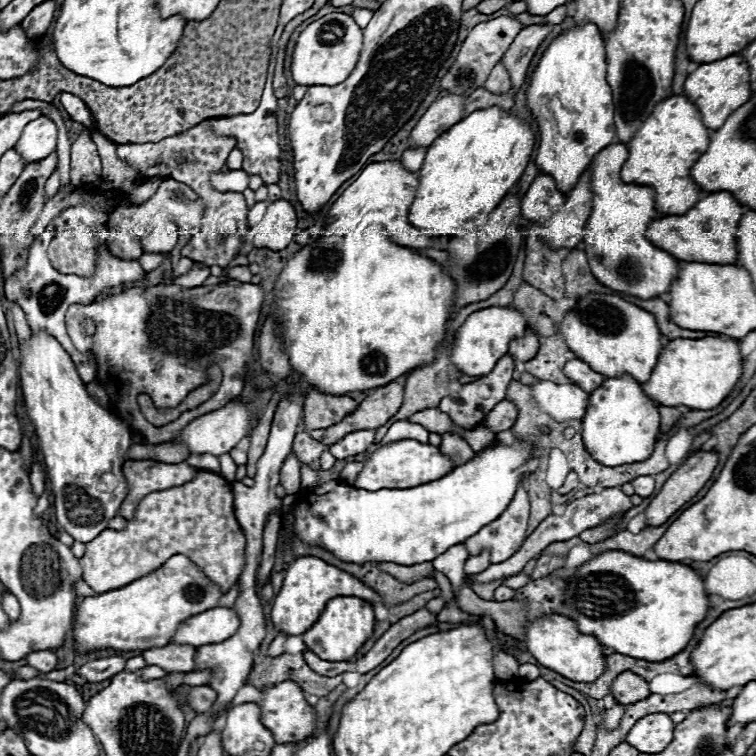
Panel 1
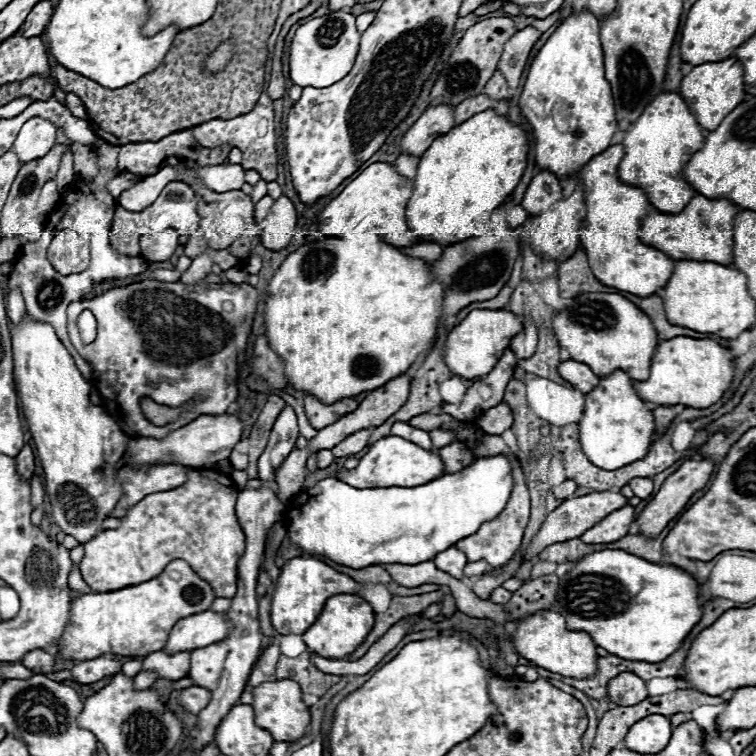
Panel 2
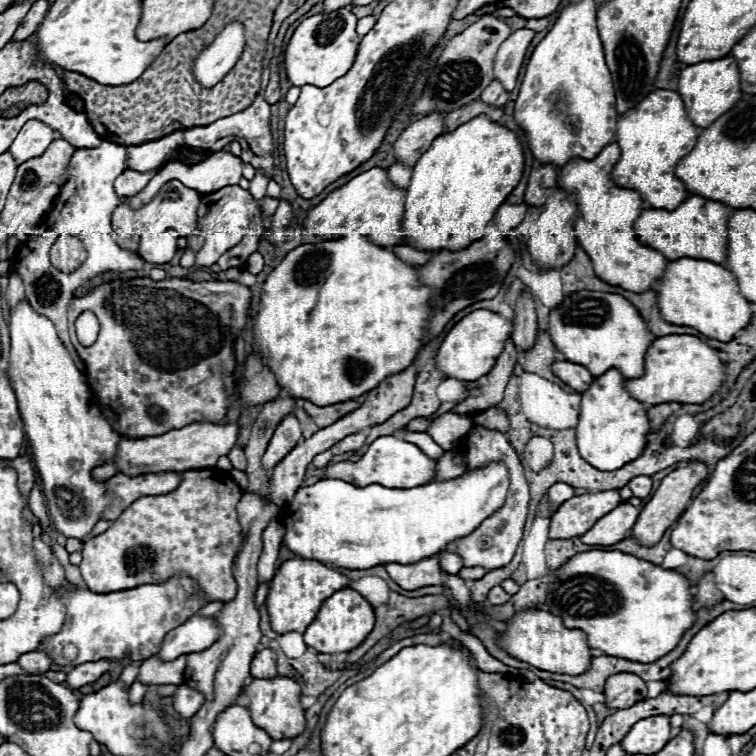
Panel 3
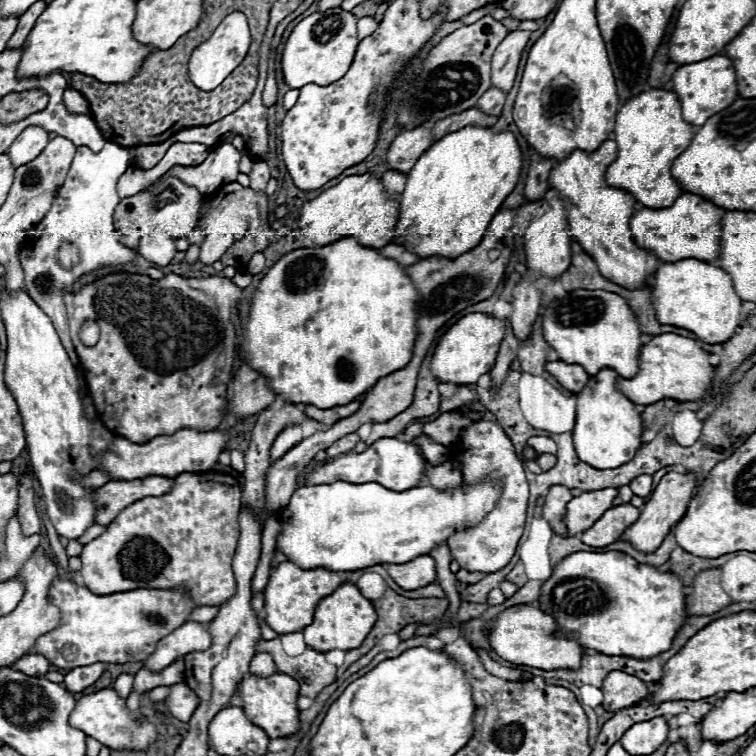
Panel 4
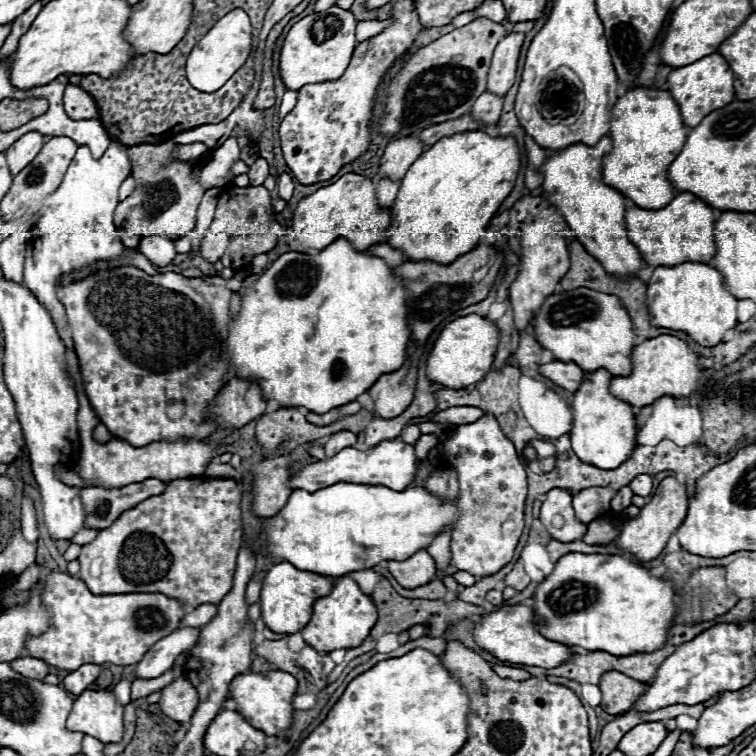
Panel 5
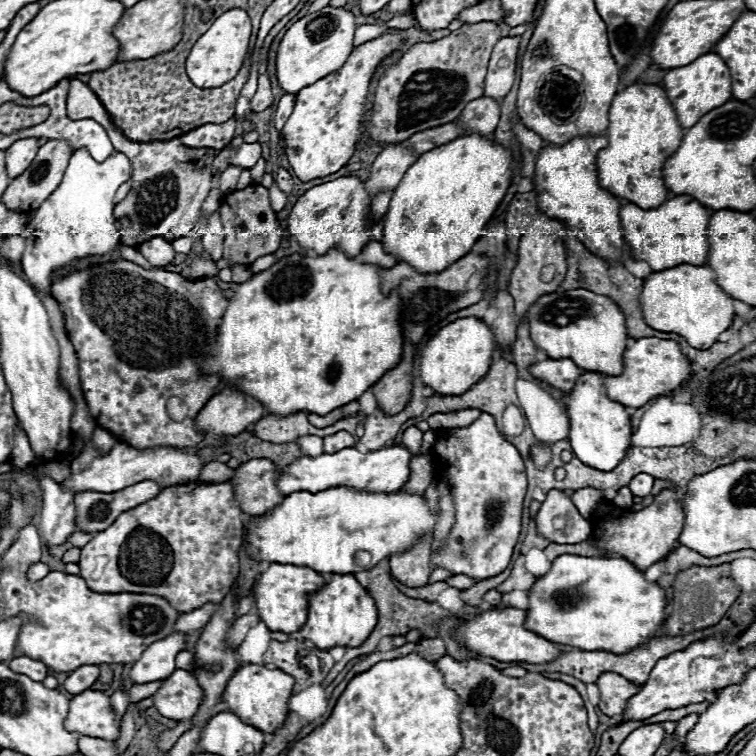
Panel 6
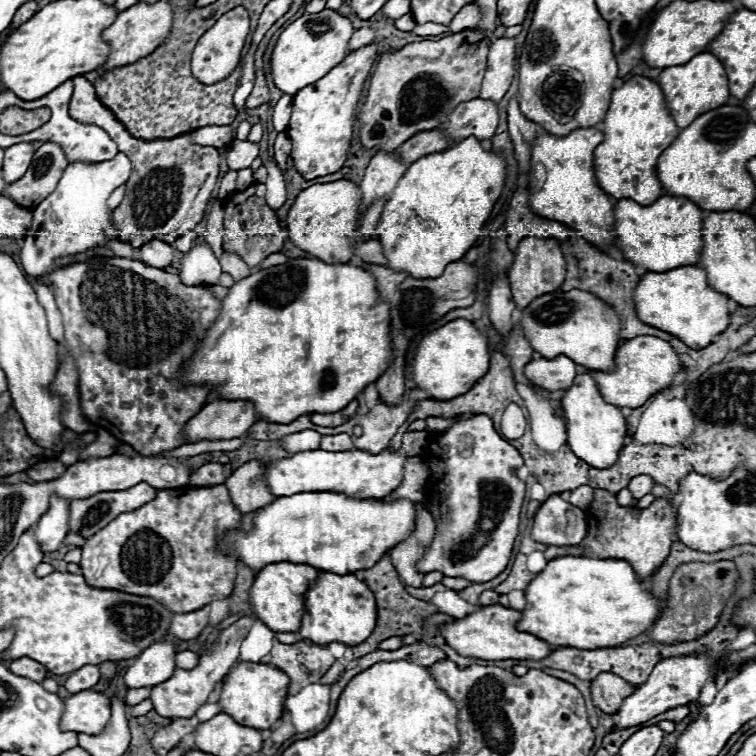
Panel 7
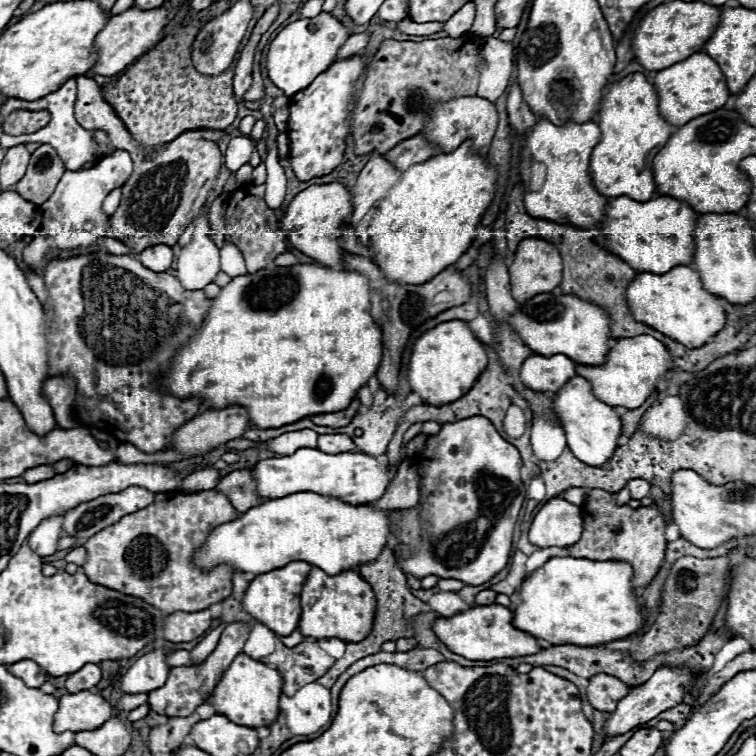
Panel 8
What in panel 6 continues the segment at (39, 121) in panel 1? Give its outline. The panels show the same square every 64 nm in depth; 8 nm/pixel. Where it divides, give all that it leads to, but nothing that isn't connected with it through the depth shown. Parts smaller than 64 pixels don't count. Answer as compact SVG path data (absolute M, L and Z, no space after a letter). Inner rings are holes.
M24 138L14 142L8 150L6 150L6 170L8 170L8 178L14 180L18 178L34 160L36 152L38 152L38 138Z

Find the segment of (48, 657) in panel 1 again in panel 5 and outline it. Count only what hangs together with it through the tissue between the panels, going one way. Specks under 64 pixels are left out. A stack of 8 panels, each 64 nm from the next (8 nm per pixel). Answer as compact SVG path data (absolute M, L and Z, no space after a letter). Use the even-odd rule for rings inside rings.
M24 656L24 658L16 658L10 662L10 666L14 670L18 670L20 674L26 674L26 678L38 678L44 680L44 676L48 674L48 664L40 658L32 658L32 656Z

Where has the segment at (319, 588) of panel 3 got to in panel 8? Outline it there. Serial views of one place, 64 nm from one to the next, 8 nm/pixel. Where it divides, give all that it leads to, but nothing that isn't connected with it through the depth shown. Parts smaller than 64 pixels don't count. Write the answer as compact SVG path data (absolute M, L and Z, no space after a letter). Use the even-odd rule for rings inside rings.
M290 562L282 568L274 568L270 572L264 572L264 574L258 574L246 594L244 594L244 610L254 616L258 622L266 624L272 632L276 632L278 636L288 636L292 634L296 628L298 628L298 622L300 622L300 602L292 602L296 596L300 596L302 592L302 586L310 574L310 564L308 562Z

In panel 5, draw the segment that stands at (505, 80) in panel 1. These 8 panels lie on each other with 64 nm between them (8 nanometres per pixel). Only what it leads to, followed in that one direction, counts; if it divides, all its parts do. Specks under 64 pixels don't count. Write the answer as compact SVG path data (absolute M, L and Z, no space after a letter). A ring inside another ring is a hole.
M484 92L476 104L470 108L470 114L484 122L486 126L492 126L498 122L500 118L500 110L502 110L502 104L504 104L504 96L498 96L498 94L492 94L492 92Z

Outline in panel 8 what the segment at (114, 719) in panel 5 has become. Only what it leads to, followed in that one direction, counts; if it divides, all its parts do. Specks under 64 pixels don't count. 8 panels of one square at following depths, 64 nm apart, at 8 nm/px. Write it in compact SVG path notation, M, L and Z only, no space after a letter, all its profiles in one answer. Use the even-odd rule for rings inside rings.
M90 690L66 694L60 698L60 710L54 720L58 732L98 730L112 716L112 704Z

